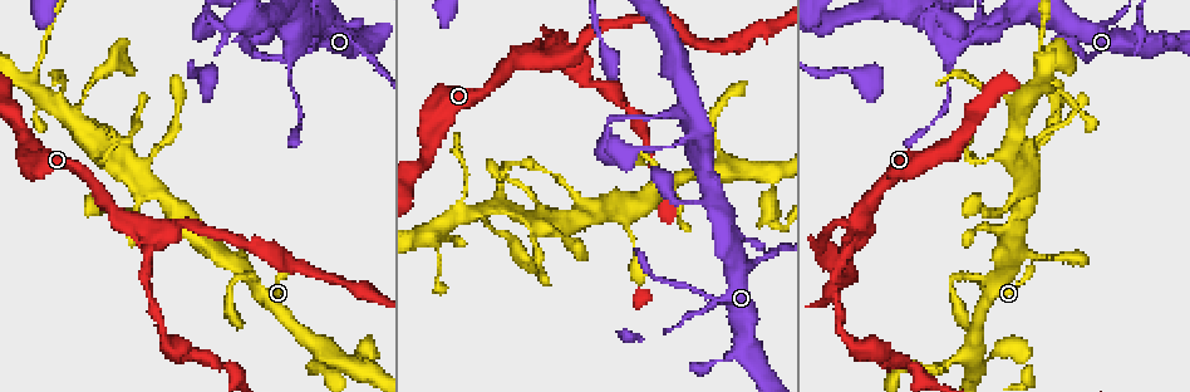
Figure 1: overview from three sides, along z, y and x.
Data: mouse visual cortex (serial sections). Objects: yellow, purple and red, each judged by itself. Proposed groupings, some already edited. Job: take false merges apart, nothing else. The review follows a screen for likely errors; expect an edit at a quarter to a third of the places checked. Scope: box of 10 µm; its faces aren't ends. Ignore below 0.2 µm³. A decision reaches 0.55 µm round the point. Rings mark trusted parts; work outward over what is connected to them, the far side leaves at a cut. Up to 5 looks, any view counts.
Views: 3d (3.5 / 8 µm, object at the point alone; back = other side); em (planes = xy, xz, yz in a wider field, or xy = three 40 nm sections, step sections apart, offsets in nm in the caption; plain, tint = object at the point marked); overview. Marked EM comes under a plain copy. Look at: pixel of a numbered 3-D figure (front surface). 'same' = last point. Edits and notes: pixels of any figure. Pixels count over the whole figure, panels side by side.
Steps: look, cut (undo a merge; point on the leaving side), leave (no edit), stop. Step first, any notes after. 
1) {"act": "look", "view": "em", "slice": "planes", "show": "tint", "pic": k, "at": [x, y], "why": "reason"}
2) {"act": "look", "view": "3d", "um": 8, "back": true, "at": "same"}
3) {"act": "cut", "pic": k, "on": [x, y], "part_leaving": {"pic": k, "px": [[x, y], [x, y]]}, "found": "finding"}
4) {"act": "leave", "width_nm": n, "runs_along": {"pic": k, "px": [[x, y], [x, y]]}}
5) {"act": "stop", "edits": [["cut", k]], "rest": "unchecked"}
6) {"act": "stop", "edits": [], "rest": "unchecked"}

{"act": "look", "view": "3d", "um": 3.5, "pic": 1, "at": [67, 114], "why": "arms part here"}

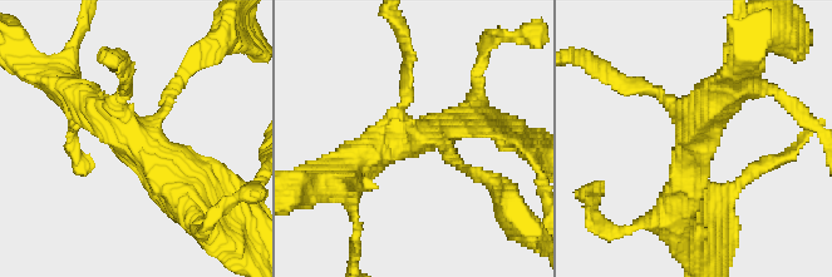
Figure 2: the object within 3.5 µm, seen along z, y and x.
{"act": "leave", "runs_along": {"pic": 2, "px": [[187, 202], [126, 132], [72, 94]]}, "found": "one cell here"}

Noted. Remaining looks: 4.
{"act": "look", "view": "3d", "um": 3.5, "pic": 1, "at": [154, 230], "why": "arms part here"}

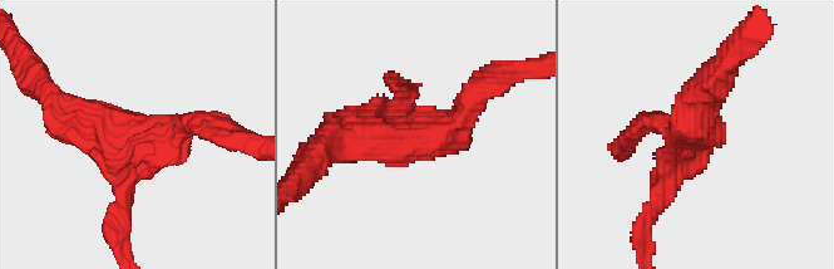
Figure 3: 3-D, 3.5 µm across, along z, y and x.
{"act": "look", "view": "em", "slice": "xy", "step": 2, "show": "tint", "pic": 3, "at": [135, 137], "arms": 3, "arm_widths_nm": [250, 300, 400], "why": "shape alone is not enough"}

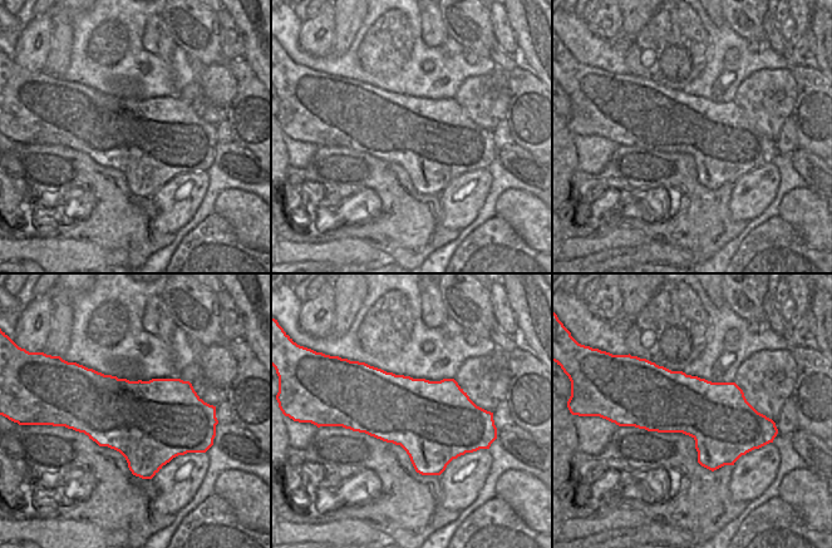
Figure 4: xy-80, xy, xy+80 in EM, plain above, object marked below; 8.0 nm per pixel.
{"act": "leave", "runs_along": {"pic": 3, "px": [[341, 140], [429, 140], [472, 97]]}, "found": "all the same cell"}

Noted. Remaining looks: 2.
{"act": "stop", "edits": [], "rest": "unchecked"}

